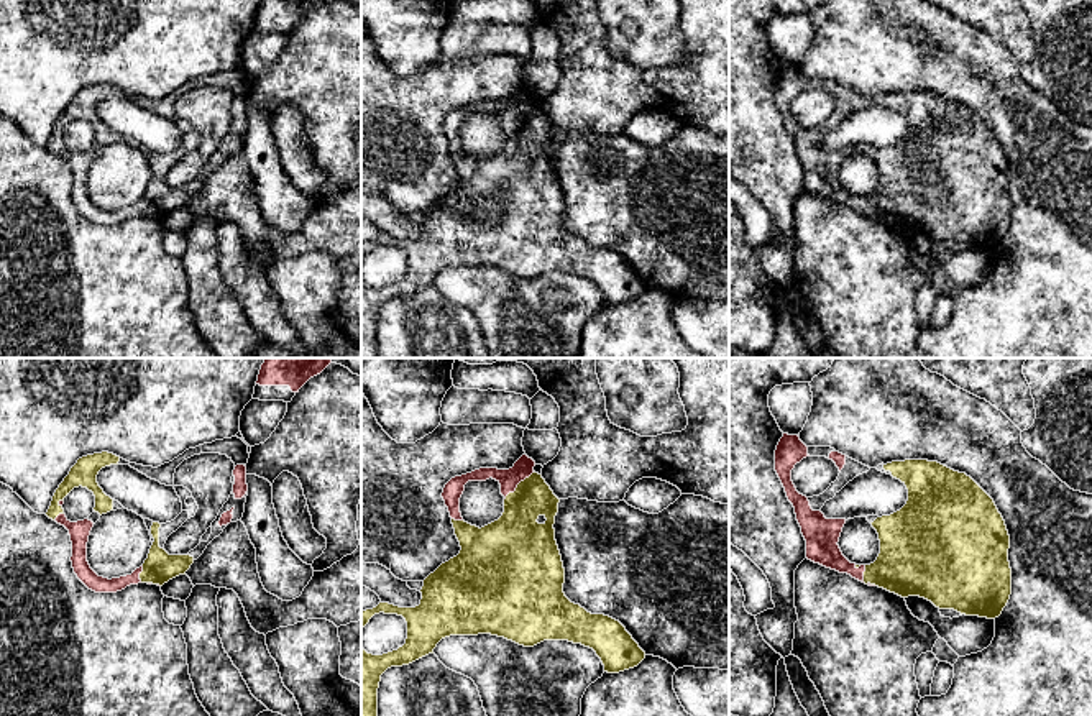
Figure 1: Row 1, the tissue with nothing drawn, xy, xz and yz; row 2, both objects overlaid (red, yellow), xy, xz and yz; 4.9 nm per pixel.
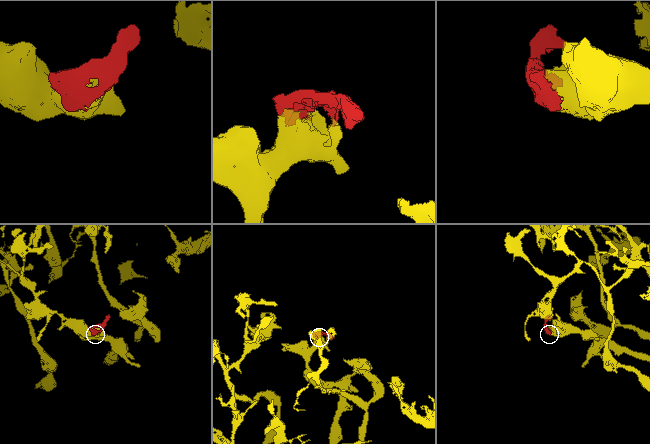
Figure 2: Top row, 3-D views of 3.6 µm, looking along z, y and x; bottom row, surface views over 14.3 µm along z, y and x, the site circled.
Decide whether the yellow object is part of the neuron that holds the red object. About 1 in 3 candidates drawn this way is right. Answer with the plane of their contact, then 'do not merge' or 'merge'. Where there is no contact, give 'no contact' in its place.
xz | merge

